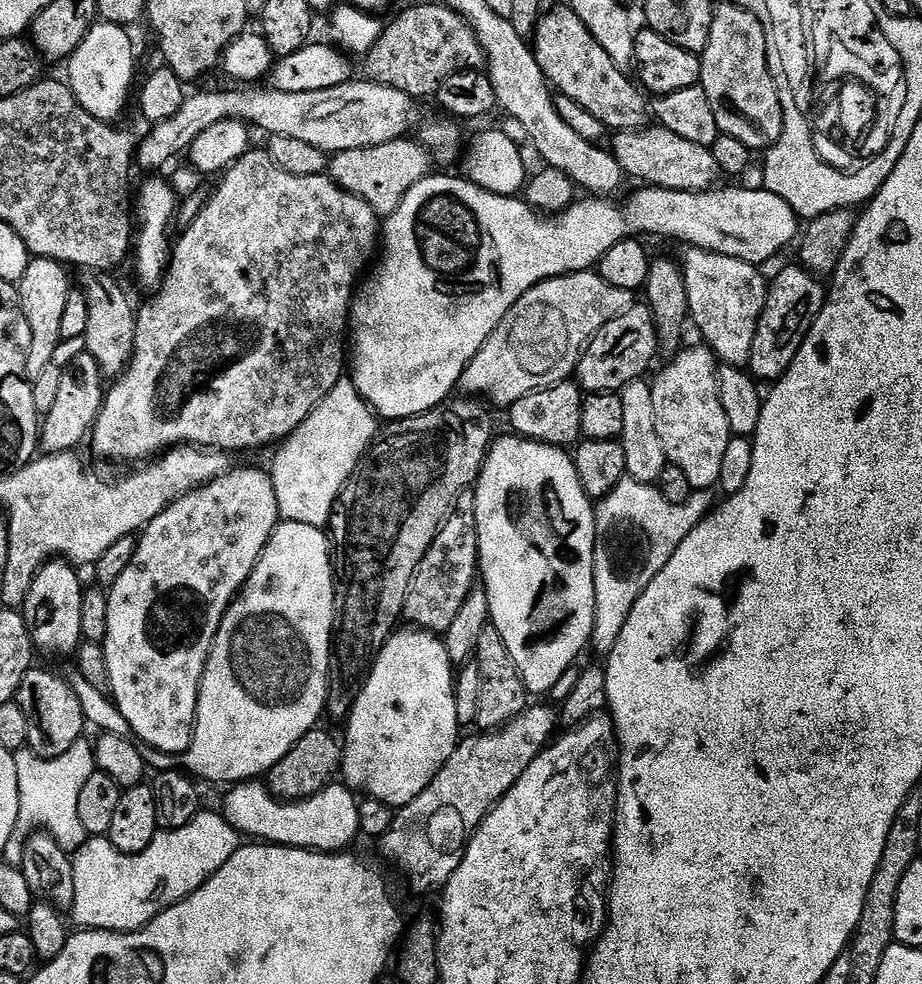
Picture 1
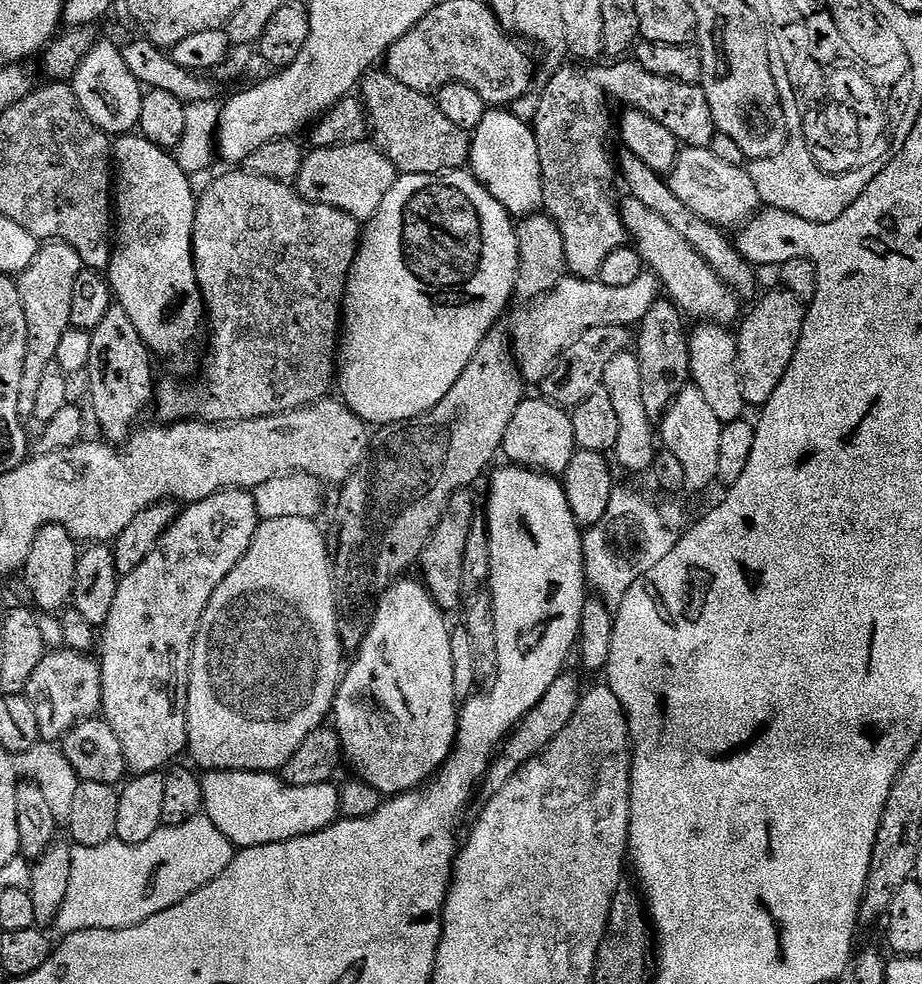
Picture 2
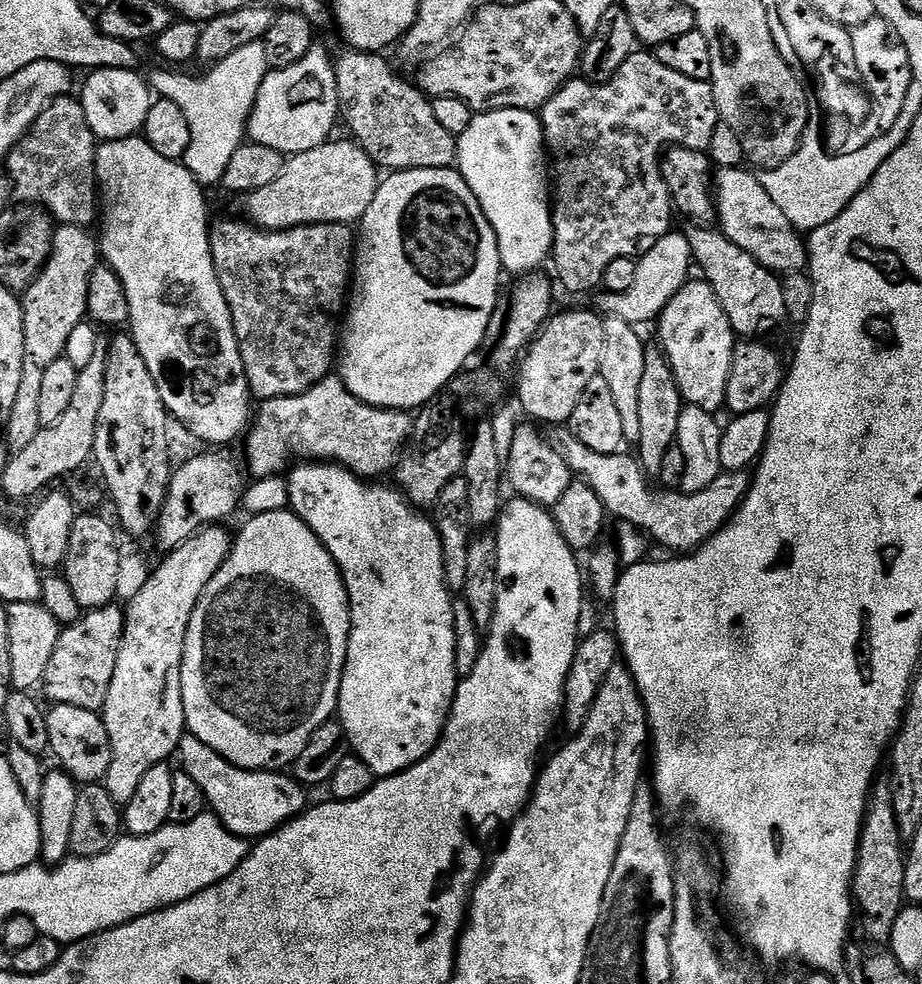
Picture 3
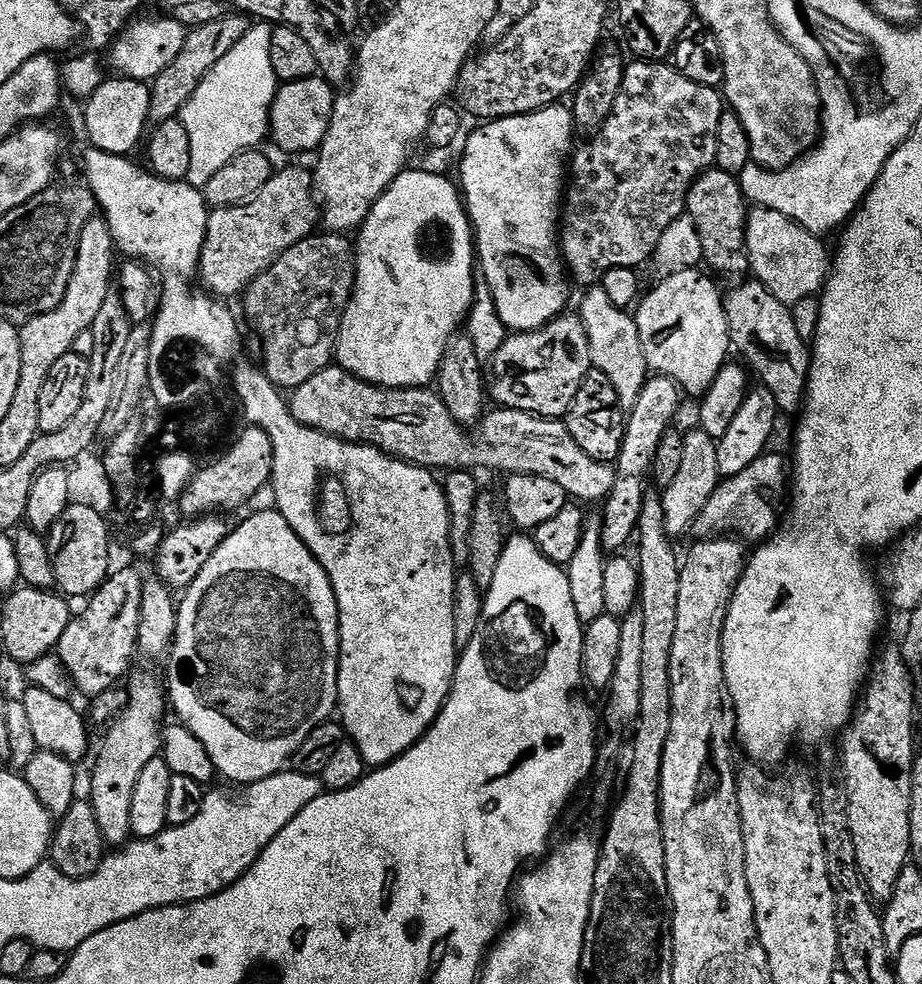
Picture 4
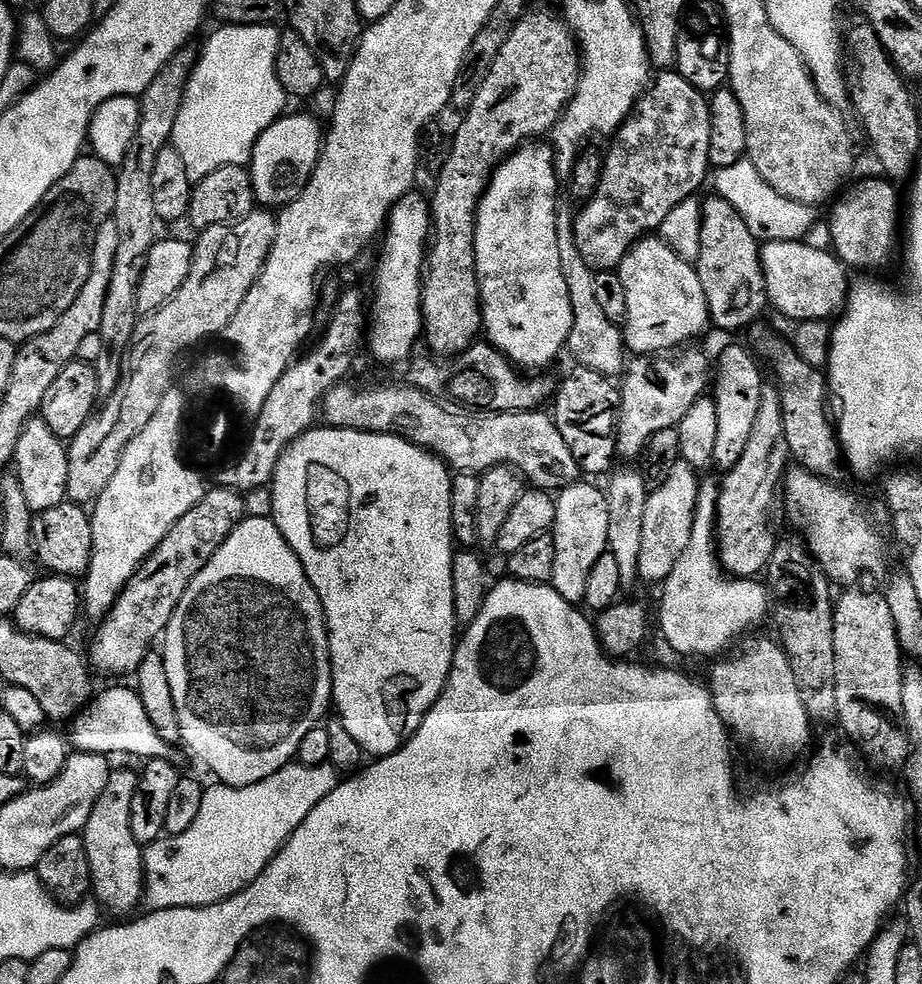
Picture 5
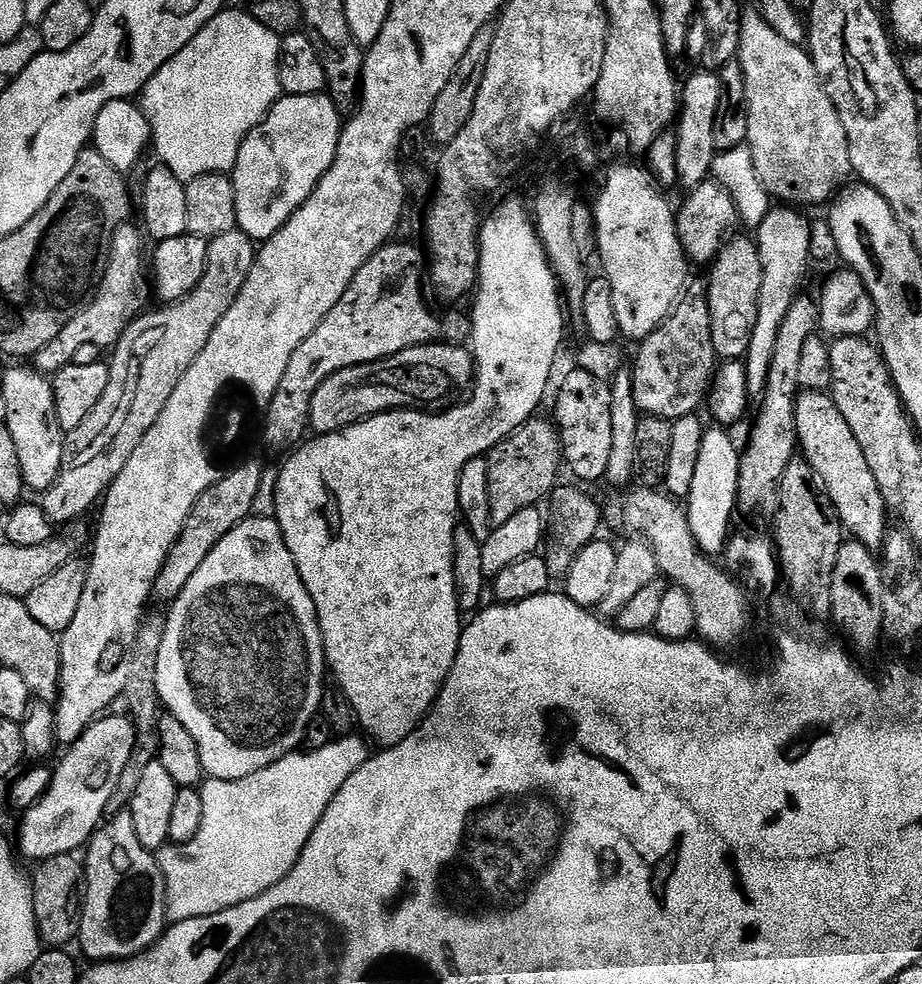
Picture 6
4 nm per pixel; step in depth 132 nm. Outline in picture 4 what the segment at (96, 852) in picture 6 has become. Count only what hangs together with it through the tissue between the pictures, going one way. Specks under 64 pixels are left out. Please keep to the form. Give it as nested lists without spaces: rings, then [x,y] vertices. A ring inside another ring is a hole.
[[[148,672],[131,673],[128,684],[128,705],[124,708],[124,713],[120,716],[120,721],[109,730],[104,736],[104,741],[100,744],[100,753],[96,756],[96,765],[92,768],[92,796],[90,803],[94,810],[94,818],[98,818],[98,826],[104,835],[105,845],[123,846],[129,843],[132,836],[130,826],[130,801],[134,794],[134,785],[138,782],[138,774],[142,772],[142,766],[146,762],[157,759],[162,752],[162,723],[160,719],[166,712],[166,688],[156,676],[151,676]]]

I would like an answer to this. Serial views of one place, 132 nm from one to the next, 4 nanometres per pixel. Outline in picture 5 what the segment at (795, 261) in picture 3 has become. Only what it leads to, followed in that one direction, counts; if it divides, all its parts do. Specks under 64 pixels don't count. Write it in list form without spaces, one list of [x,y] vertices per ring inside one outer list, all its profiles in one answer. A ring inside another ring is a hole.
[[[770,240],[760,249],[760,261],[768,291],[769,305],[791,322],[831,321],[848,302],[849,269],[824,248],[815,248],[804,240]]]

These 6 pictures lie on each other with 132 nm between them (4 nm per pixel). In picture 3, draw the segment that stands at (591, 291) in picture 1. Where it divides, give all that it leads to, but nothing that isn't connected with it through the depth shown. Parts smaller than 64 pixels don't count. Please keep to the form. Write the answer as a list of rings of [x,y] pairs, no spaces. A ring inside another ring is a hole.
[[[669,230],[662,238],[656,240],[656,244],[650,251],[636,260],[638,275],[634,277],[634,286],[625,292],[605,291],[600,300],[599,311],[608,316],[617,316],[622,322],[633,326],[648,324],[655,321],[668,303],[689,283],[688,271],[693,271],[694,261],[690,242],[683,231]],[[604,311],[604,312],[603,312]]]

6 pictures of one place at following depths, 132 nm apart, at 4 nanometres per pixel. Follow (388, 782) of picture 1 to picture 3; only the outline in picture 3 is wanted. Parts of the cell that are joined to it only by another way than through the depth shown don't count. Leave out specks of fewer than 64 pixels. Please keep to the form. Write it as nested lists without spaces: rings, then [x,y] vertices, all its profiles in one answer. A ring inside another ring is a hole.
[[[300,462],[287,473],[288,502],[291,511],[296,513],[310,530],[326,546],[330,558],[340,568],[344,576],[344,585],[348,591],[348,607],[352,610],[352,629],[348,635],[348,660],[344,664],[344,673],[340,683],[340,702],[338,705],[338,722],[346,730],[351,751],[359,756],[366,766],[370,766],[377,778],[393,776],[405,772],[410,766],[422,762],[422,758],[429,756],[440,741],[444,726],[448,723],[448,713],[452,710],[452,699],[456,697],[458,671],[455,666],[455,618],[452,605],[454,596],[448,593],[448,584],[444,581],[444,559],[446,553],[444,544],[440,541],[440,532],[435,523],[428,520],[423,511],[417,510],[404,498],[404,493],[395,487],[380,484],[384,482],[369,482],[367,479],[355,476],[347,468],[341,468],[335,462]]]

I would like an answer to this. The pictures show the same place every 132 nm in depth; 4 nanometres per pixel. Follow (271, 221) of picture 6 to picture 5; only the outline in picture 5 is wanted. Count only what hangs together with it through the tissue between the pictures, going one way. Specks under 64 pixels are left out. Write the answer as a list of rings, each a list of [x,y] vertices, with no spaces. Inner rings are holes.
[[[300,112],[297,116],[285,114],[275,120],[258,138],[252,148],[250,171],[252,174],[252,194],[260,206],[283,206],[308,185],[312,171],[320,157],[320,149],[324,143],[325,133],[320,132],[320,124],[312,116]]]

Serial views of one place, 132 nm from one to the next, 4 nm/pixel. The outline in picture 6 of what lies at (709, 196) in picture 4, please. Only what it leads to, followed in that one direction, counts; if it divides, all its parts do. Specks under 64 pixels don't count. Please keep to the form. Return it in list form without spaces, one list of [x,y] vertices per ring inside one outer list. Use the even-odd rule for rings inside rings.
[[[751,235],[725,239],[707,269],[708,305],[712,323],[712,341],[721,361],[740,360],[748,355],[748,340],[760,309],[762,290],[762,258]]]

